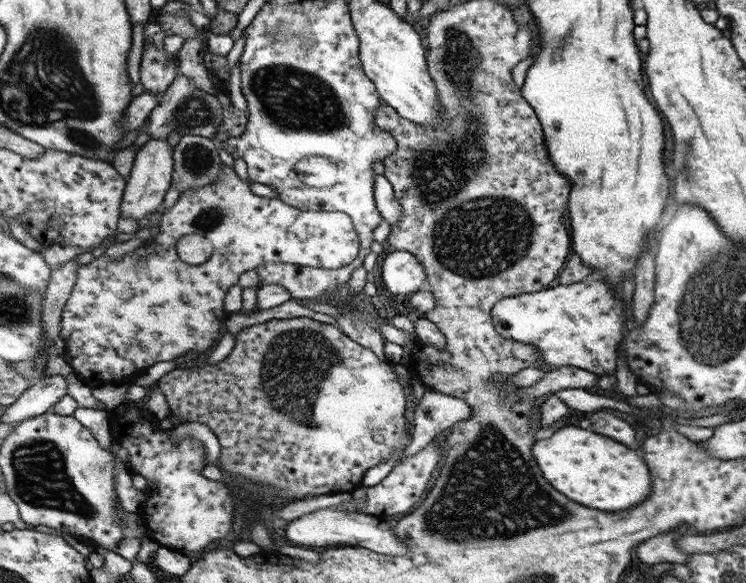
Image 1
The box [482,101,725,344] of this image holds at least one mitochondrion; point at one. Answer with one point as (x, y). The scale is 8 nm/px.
(688, 177)

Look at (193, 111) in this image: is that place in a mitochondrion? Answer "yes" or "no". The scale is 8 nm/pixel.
yes

